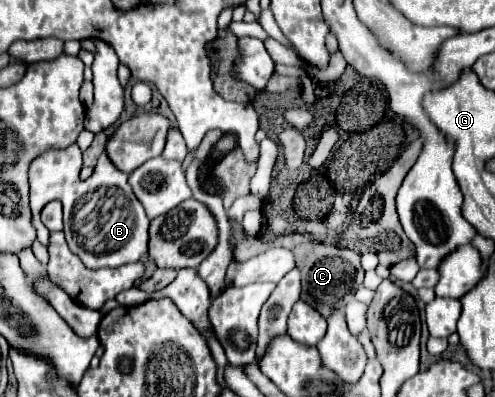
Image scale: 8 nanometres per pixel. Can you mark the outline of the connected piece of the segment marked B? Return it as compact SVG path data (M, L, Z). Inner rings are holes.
M76 145L68 147L66 153L48 151L32 161L30 183L36 177L36 187L30 185L30 207L37 239L45 247L48 246L50 231L40 221L40 211L46 203L58 199L63 207L64 235L68 247L84 263L88 263L88 267L120 267L140 261L148 253L150 219L146 217L142 203L134 197L132 187L128 185L128 175L112 165L98 165L90 179L81 180L80 169L82 153ZM32 189L36 189L36 195L32 195Z

